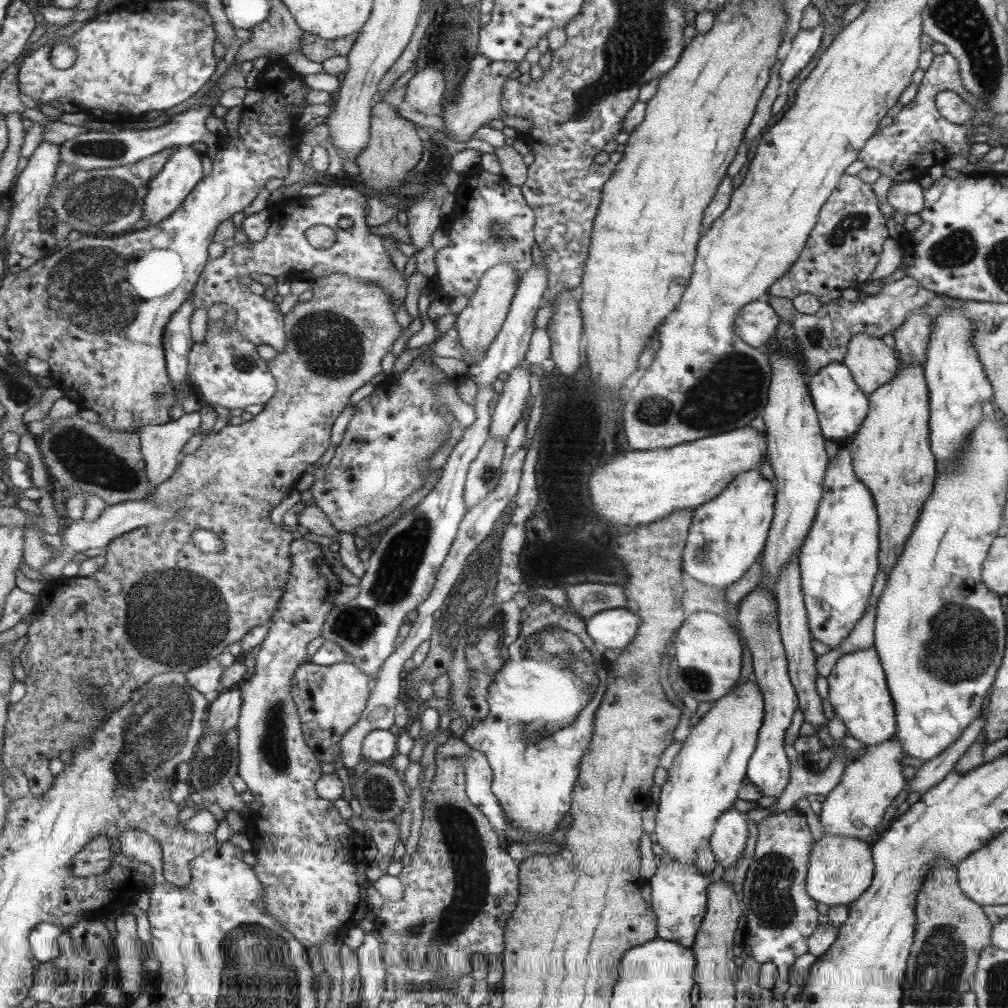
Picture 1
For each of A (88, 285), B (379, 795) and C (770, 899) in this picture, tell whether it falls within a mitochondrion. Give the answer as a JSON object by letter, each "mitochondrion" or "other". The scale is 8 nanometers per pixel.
{"A":"mitochondrion","B":"mitochondrion","C":"mitochondrion"}

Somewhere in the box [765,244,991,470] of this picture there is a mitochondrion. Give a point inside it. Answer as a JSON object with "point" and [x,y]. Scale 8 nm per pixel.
{"point":[815,337]}

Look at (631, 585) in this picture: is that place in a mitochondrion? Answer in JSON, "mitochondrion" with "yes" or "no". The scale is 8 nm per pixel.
{"mitochondrion":"no"}

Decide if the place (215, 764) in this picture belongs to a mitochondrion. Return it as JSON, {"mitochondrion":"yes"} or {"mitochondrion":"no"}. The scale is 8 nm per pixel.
{"mitochondrion":"yes"}

